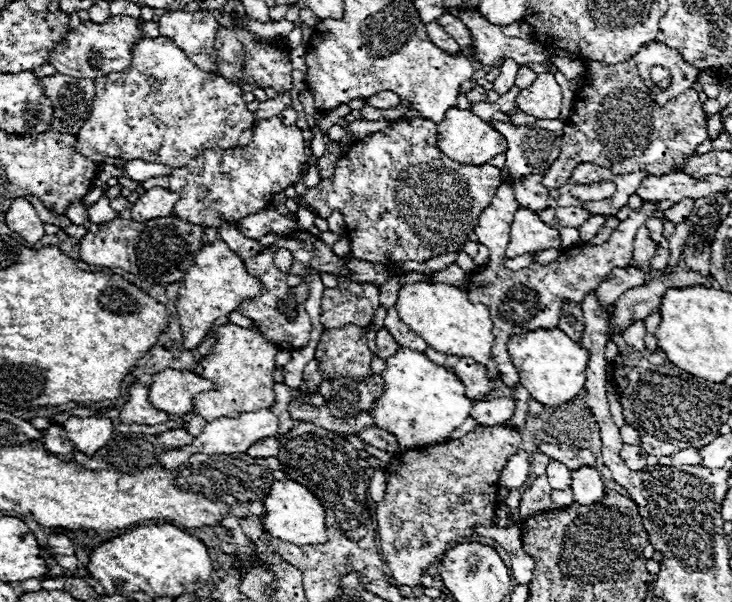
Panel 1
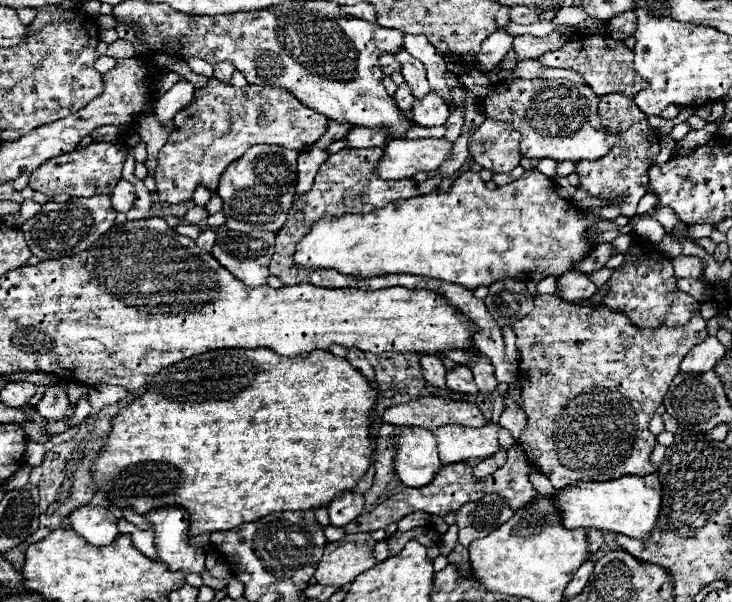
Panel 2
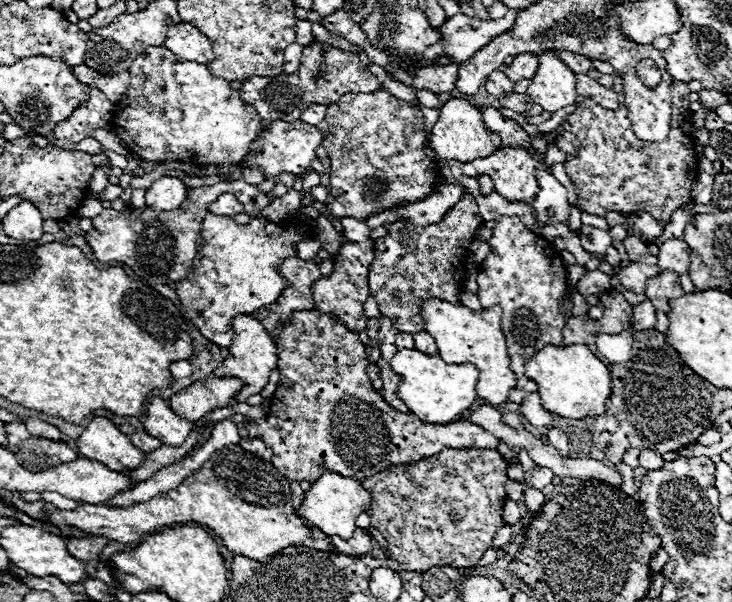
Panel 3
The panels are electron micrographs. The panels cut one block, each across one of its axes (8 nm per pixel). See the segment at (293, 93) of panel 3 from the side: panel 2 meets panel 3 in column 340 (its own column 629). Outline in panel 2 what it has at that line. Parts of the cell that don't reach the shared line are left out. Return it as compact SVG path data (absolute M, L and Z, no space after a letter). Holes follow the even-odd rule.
M608 34L576 36L568 44L564 44L560 50L546 52L544 56L540 56L540 62L544 62L544 66L548 68L564 68L564 70L578 72L598 96L606 96L612 92L622 92L624 96L636 96L640 90L648 86L648 82L642 76L638 76L634 70L632 50L628 50L622 40L614 40Z

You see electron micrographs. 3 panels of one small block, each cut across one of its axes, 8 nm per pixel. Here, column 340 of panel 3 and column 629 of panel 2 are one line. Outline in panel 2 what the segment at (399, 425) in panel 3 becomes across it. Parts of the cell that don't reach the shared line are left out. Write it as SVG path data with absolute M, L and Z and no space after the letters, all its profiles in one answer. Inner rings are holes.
M540 294L534 298L534 310L514 324L514 332L520 352L518 382L522 388L522 410L528 416L518 444L530 464L546 474L554 488L564 488L574 480L606 482L654 472L650 454L656 438L648 432L648 422L680 372L680 362L688 350L708 338L706 320L700 310L686 326L644 330L632 326L620 312L612 312L602 304L584 310L562 302L554 294Z

